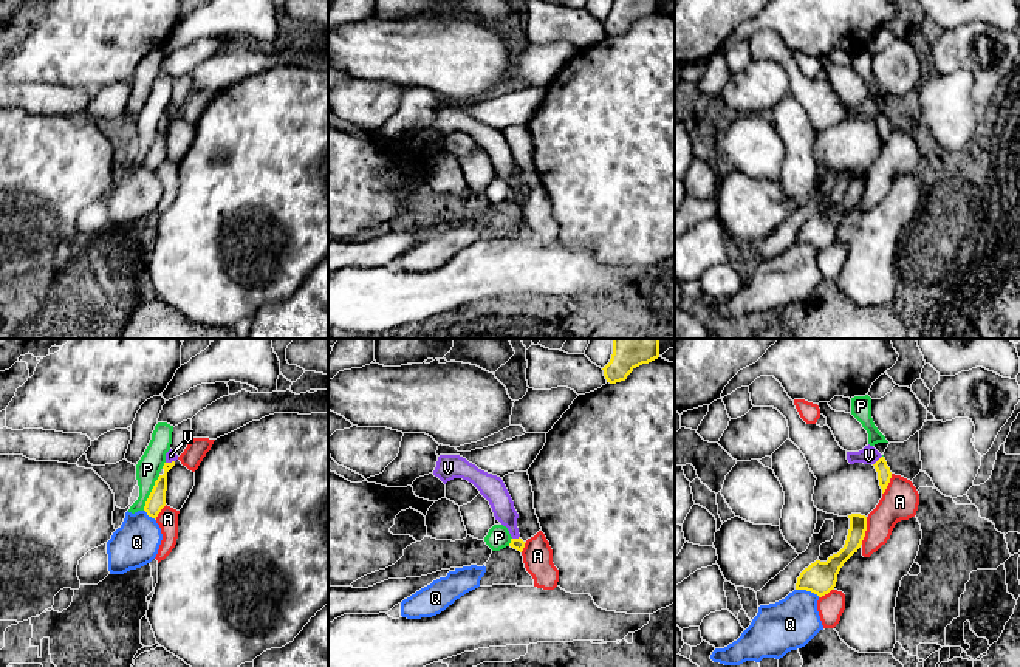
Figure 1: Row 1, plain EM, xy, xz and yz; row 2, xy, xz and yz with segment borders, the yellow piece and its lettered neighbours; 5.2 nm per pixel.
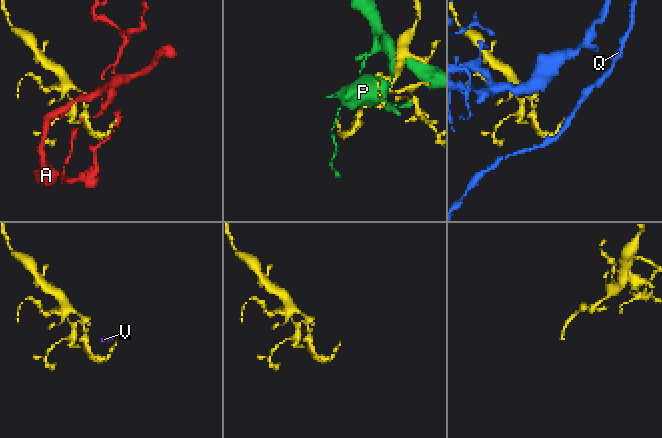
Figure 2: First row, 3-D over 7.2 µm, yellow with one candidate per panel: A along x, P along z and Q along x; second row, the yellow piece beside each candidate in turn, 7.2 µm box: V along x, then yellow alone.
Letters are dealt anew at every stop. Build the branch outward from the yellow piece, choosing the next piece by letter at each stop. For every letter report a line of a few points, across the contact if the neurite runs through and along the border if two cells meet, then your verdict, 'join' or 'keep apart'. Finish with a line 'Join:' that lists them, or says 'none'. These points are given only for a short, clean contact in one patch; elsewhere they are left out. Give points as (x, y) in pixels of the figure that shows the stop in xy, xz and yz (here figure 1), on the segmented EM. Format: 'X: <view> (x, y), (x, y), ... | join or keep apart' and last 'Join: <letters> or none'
A: keep apart
P: keep apart
Q: keep apart
V: yz (884, 474), (878, 460), (869, 455) | join
Join: V

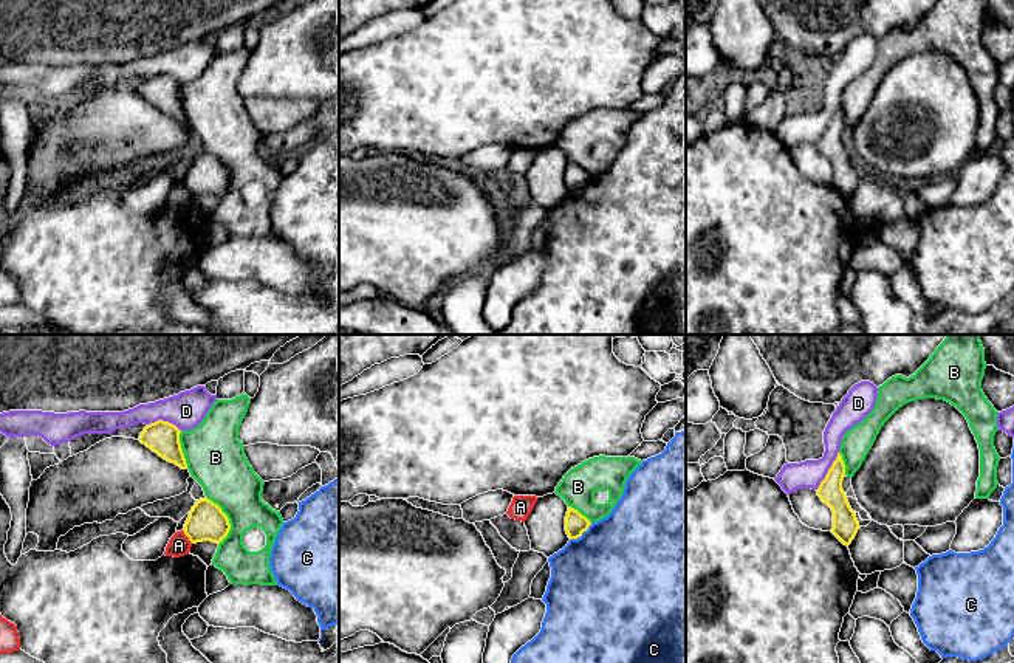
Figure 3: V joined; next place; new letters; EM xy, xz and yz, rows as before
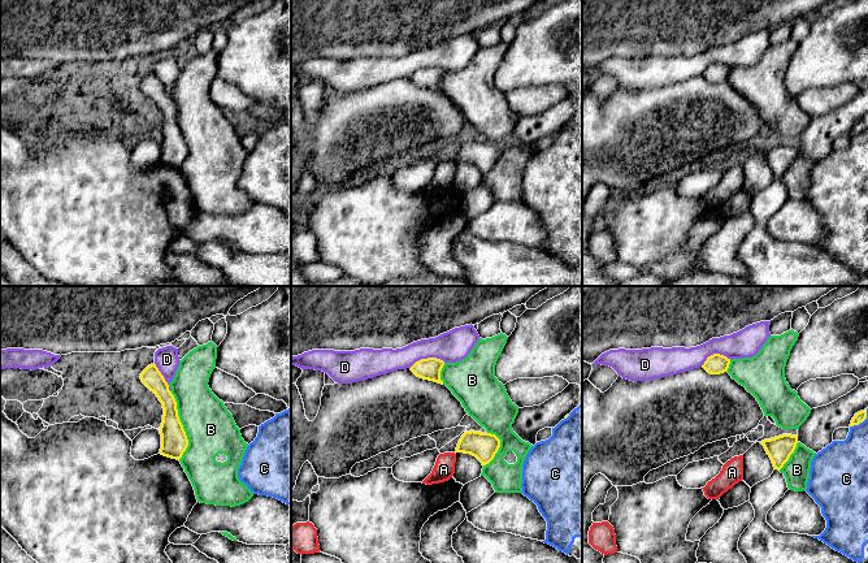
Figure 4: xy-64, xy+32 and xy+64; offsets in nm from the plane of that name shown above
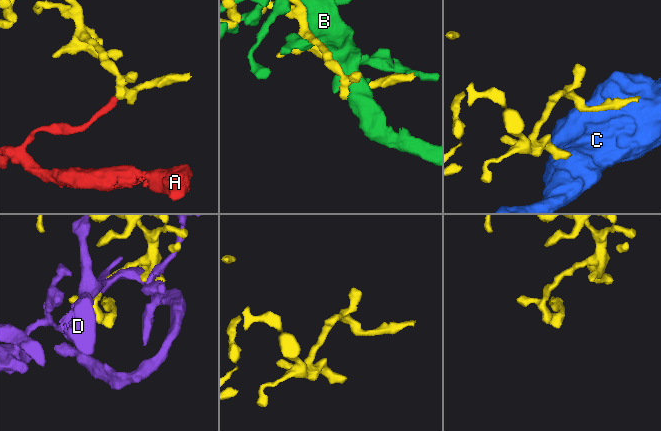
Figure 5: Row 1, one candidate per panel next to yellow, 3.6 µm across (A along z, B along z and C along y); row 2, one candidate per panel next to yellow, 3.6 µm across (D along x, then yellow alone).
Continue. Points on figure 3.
A: xy (181, 530), (192, 542) | keep apart
B: keep apart
C: keep apart
D: keep apart
Join: none

